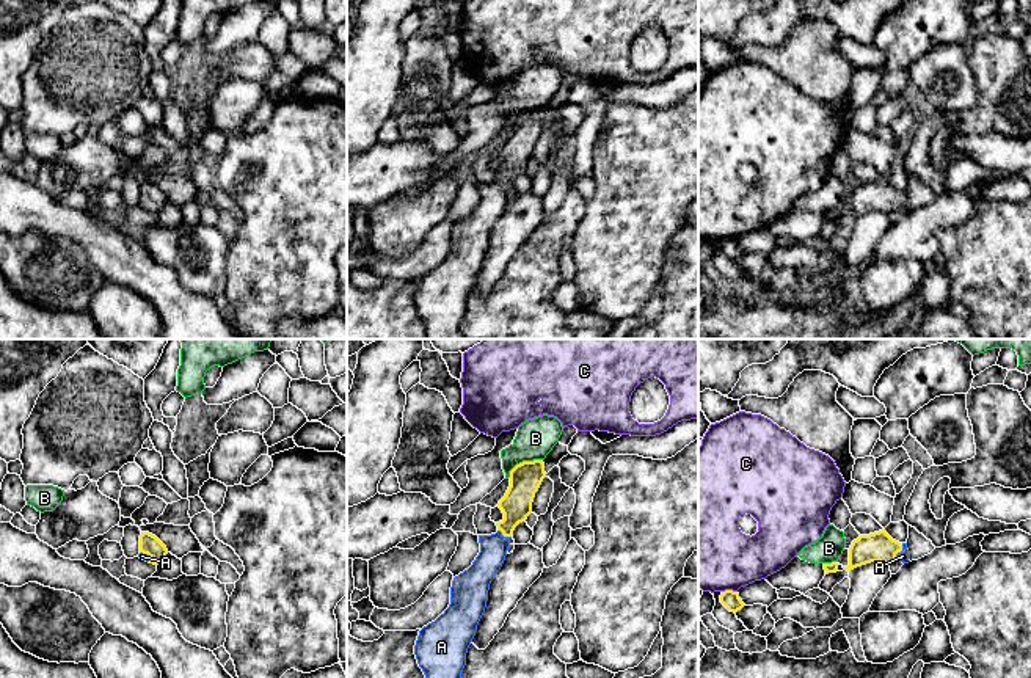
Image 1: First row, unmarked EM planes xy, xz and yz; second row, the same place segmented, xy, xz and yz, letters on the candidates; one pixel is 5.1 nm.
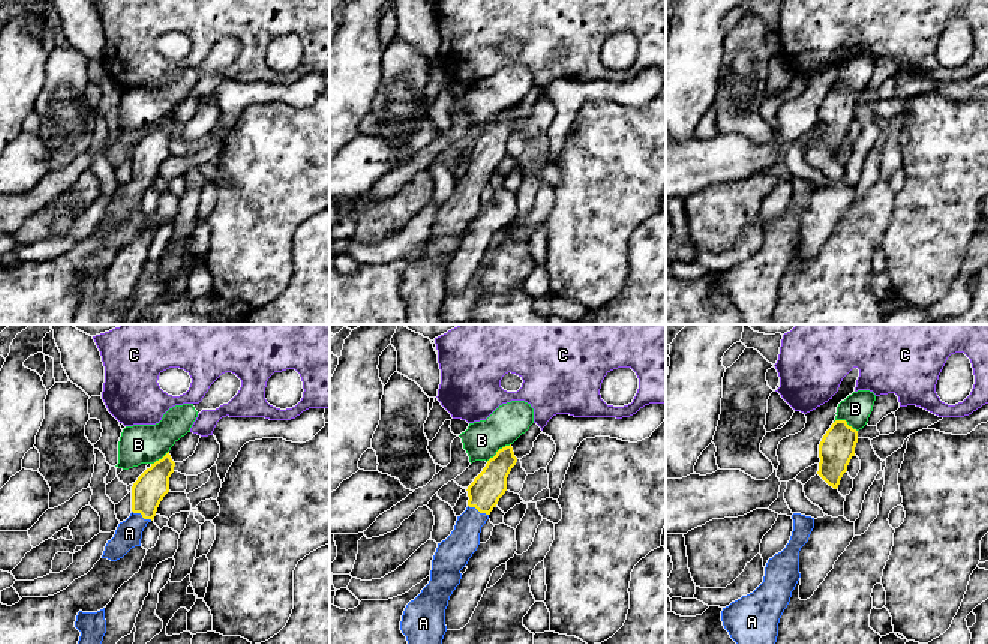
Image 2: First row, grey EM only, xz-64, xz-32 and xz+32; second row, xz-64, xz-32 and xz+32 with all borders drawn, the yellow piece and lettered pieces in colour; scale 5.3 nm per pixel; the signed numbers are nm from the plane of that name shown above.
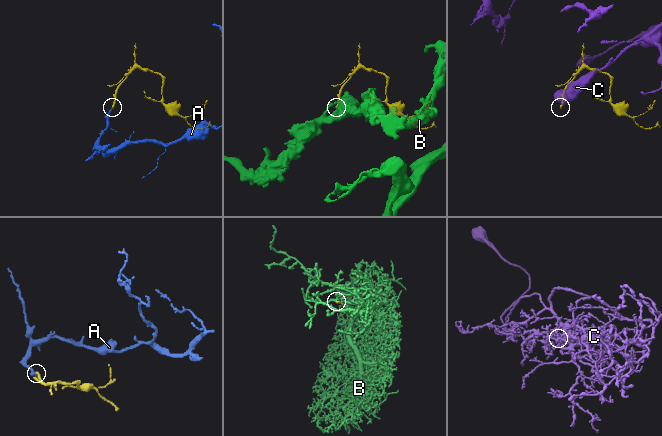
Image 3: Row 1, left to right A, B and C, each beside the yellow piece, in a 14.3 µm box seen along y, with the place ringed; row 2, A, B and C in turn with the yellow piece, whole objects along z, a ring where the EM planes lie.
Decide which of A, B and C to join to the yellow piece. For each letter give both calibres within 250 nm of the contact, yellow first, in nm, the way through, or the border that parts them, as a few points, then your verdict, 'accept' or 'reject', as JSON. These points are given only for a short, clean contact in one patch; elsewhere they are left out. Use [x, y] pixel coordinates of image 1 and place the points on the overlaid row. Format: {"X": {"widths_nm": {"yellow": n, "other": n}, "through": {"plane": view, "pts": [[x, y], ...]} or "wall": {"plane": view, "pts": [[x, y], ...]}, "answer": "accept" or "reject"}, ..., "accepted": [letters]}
{"A": {"widths_nm": {"yellow": 160, "other": 60}, "through": {"plane": "yz", "pts": [[879, 546], [887, 551], [898, 551], [903, 556]]}, "answer": "accept"}, "B": {"widths_nm": {"yellow": 160, "other": 200}, "wall": {"plane": "xz", "pts": [[542, 459], [520, 462], [507, 477]]}, "answer": "reject"}, "C": {"widths_nm": {"yellow": 90, "other": 400}, "wall": {"plane": "yz", "pts": [[736, 590], [722, 592]]}, "answer": "reject"}, "accepted": ["A"]}

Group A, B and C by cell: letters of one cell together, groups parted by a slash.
A / B / C

